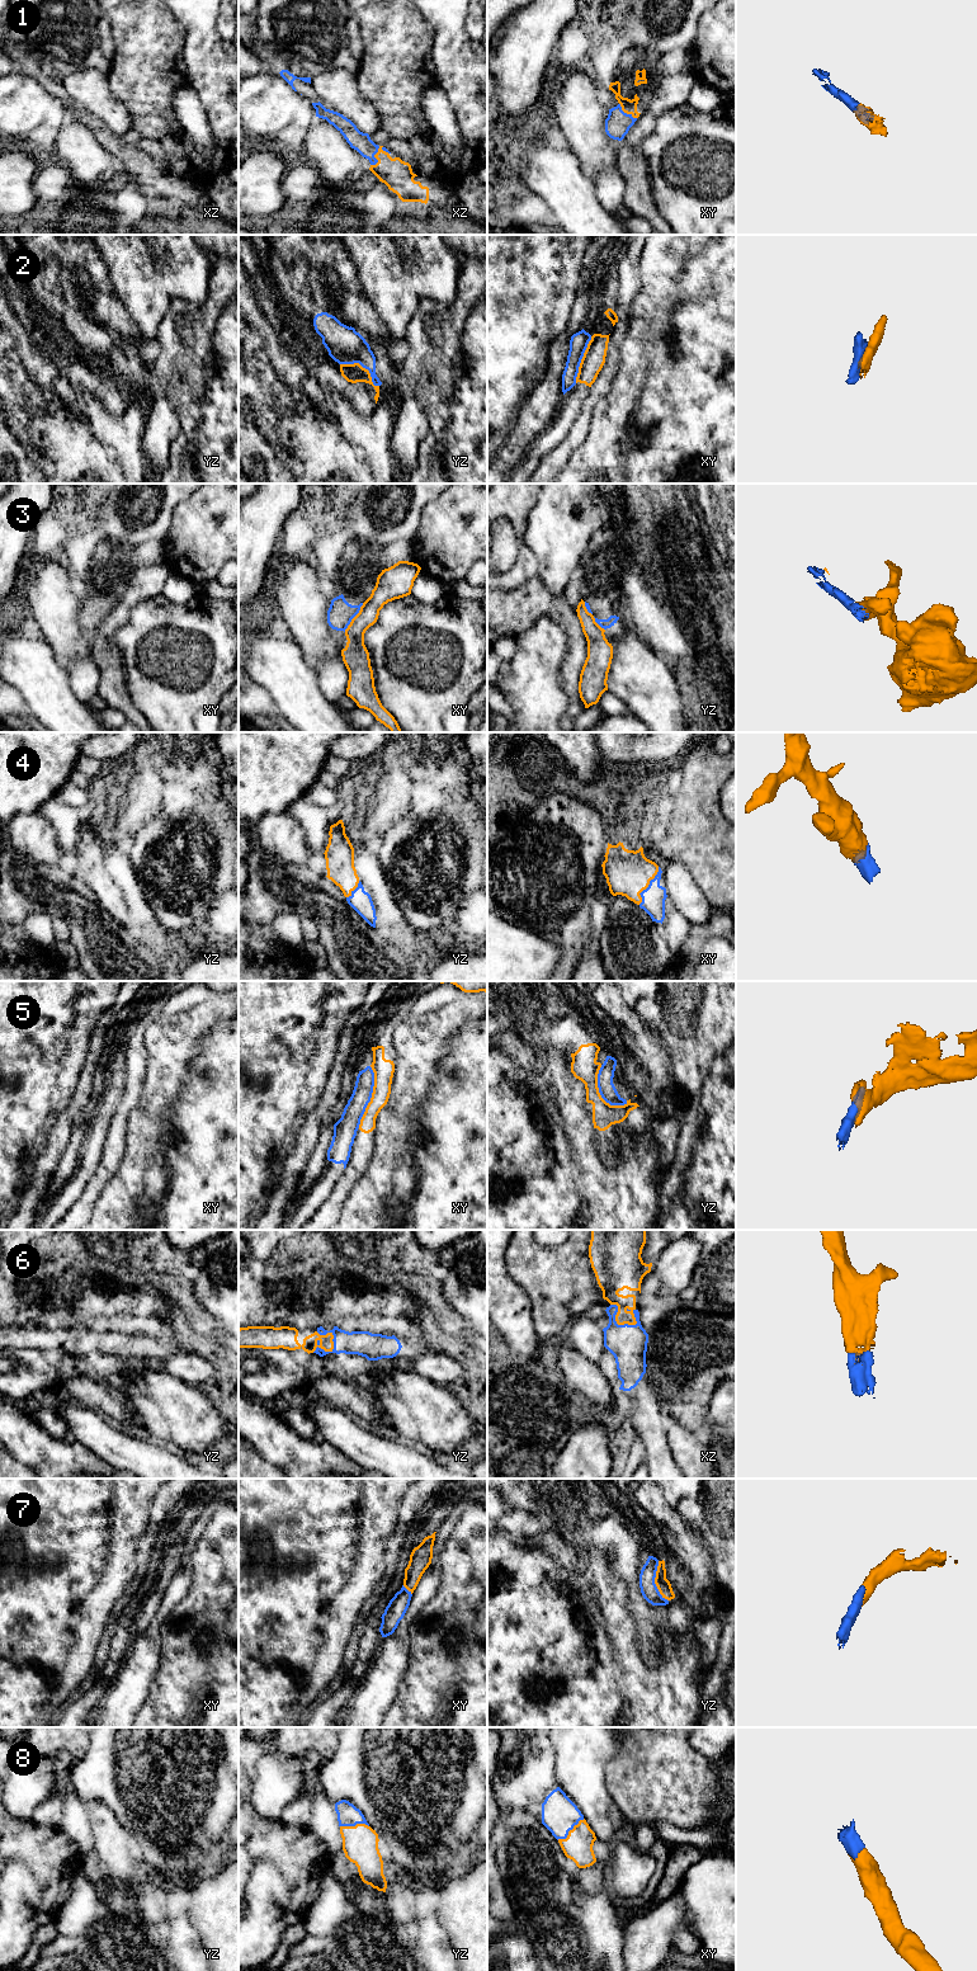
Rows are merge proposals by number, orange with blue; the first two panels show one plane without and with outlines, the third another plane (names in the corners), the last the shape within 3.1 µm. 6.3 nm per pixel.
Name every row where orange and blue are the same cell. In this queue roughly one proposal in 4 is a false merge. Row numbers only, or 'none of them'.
1, 4, 6, 7, 8

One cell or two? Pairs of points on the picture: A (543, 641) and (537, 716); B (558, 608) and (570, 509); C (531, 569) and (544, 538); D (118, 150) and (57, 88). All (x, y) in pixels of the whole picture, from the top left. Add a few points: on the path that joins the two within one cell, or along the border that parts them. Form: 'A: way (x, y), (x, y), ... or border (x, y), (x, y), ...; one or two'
A: way (537, 660), (537, 697); one
B: border (537, 576), (556, 595), (565, 594); two
C: border (525, 528), (524, 543), (536, 557), (537, 576); two
D: way (102, 133), (67, 104); one

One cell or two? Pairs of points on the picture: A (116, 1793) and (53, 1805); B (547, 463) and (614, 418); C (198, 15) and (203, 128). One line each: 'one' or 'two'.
A: one
B: two
C: two

